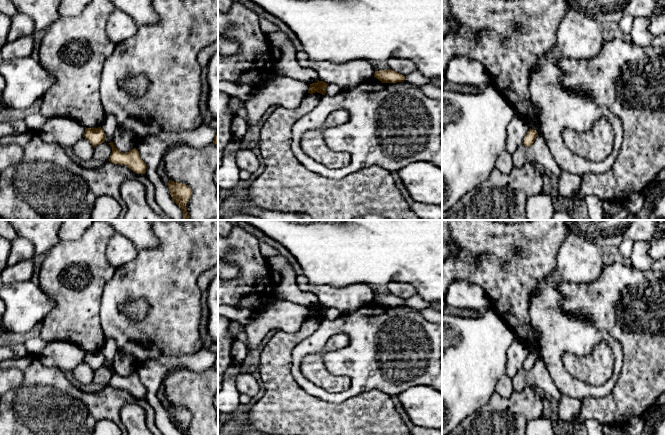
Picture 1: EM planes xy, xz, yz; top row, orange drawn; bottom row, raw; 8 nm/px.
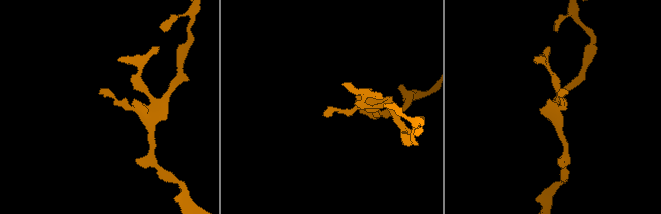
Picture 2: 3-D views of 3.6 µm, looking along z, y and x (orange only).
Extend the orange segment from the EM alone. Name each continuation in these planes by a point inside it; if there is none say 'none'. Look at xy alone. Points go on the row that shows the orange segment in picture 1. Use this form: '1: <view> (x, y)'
none

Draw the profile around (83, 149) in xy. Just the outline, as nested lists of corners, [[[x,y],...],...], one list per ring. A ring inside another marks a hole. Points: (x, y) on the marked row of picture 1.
[[[83,137],[73,146],[73,152],[79,159],[88,161],[93,159],[94,147]]]

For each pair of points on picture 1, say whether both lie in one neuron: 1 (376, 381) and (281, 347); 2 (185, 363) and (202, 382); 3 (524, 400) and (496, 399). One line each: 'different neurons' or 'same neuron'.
1: different neurons
2: different neurons
3: same neuron

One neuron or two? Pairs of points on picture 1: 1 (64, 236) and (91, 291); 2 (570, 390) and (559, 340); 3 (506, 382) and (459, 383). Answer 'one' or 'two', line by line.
1: two
2: one
3: two

